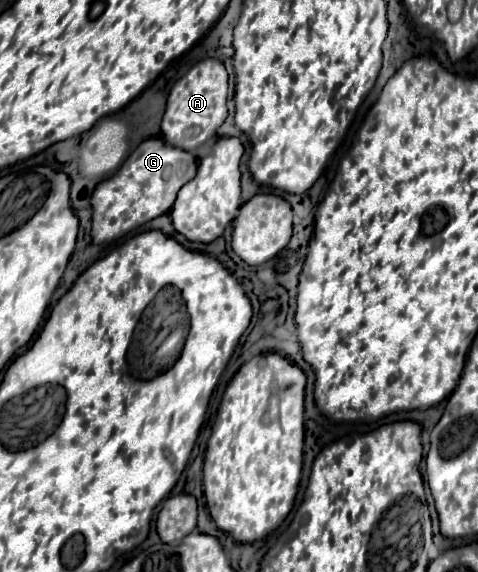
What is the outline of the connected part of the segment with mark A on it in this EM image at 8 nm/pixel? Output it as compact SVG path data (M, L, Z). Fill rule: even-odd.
M206 58L194 64L180 80L174 82L168 94L166 112L160 122L164 140L188 152L196 150L200 144L210 140L216 134L218 126L222 126L222 122L226 120L226 114L228 114L226 94L228 94L228 74L220 60Z

